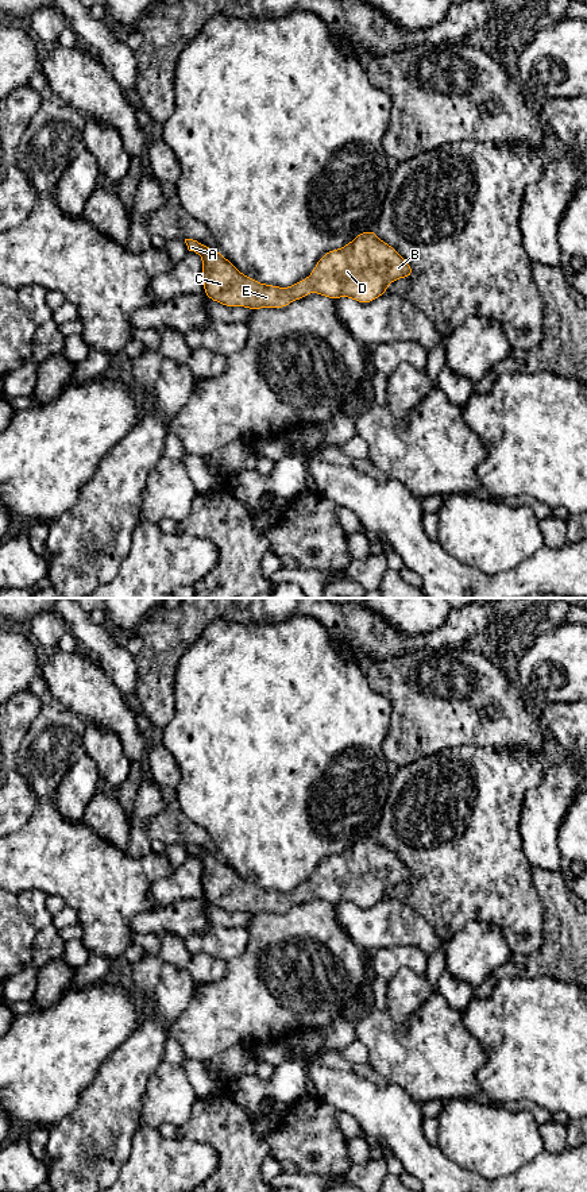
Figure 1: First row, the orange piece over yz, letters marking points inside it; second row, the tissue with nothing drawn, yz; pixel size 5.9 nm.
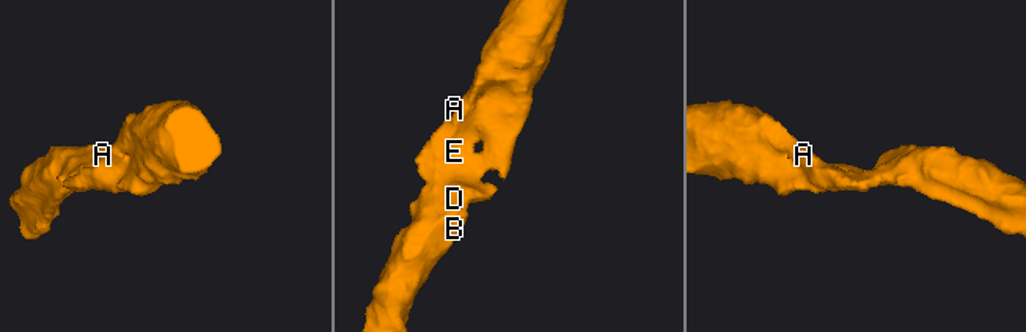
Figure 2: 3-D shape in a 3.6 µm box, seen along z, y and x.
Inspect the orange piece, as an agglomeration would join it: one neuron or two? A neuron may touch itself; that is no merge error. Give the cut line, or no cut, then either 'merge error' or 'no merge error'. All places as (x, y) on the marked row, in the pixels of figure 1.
no cut | no merge error

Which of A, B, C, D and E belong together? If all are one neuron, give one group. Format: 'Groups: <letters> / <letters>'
Groups: A B C D E

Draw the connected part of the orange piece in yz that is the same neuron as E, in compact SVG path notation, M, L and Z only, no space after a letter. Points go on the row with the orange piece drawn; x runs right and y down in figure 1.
M375 231L360 232L351 243L339 250L325 252L316 263L310 275L290 288L264 285L242 274L217 250L193 239L185 239L189 251L202 258L204 293L209 300L224 304L228 308L246 306L252 310L260 308L285 308L296 300L306 297L310 292L328 298L350 297L360 304L368 304L387 293L387 285L395 279L412 277L414 269L395 251L394 247L382 242Z

